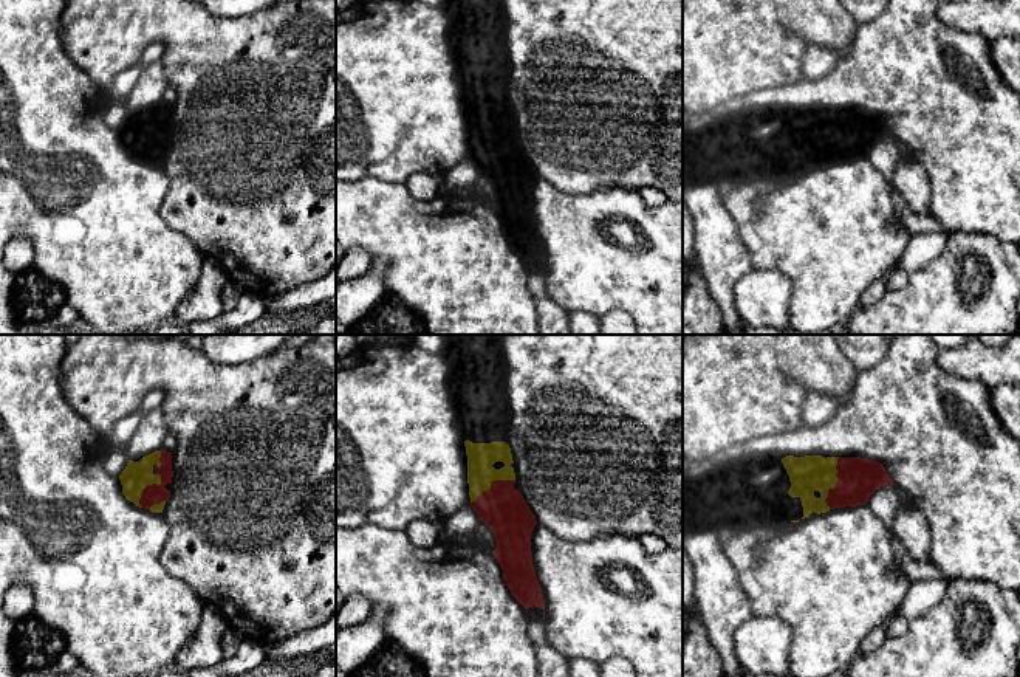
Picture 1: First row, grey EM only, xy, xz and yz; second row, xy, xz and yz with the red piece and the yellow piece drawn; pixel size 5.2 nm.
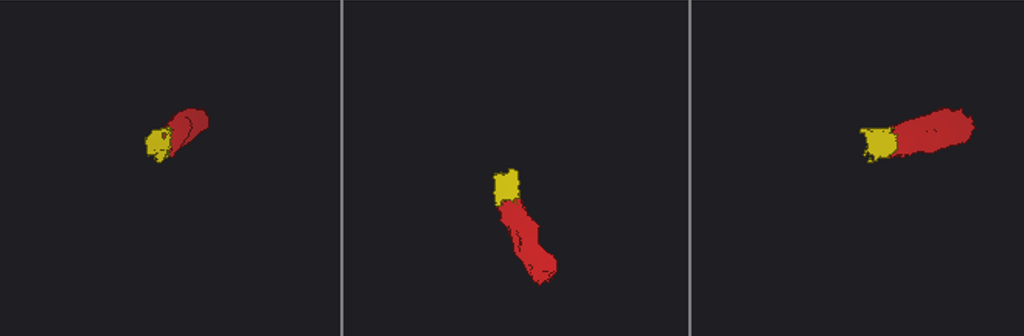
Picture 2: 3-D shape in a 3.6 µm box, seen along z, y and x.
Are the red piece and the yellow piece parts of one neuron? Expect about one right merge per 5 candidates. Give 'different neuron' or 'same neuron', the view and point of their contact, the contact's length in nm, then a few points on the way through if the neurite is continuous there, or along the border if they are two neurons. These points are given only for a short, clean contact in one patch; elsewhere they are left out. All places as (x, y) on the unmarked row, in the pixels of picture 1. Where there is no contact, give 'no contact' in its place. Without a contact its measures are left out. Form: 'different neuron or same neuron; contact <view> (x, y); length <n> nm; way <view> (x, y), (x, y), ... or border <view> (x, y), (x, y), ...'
same neuron; contact yz (836, 137); length 280 nm; way yz (858, 132), (836, 137), (824, 127), (807, 127)

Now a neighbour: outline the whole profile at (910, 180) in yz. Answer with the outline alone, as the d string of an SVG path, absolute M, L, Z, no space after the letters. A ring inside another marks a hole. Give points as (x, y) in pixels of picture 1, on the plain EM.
M905 156L895 169L893 187L916 215L930 215L930 183L924 166Z

